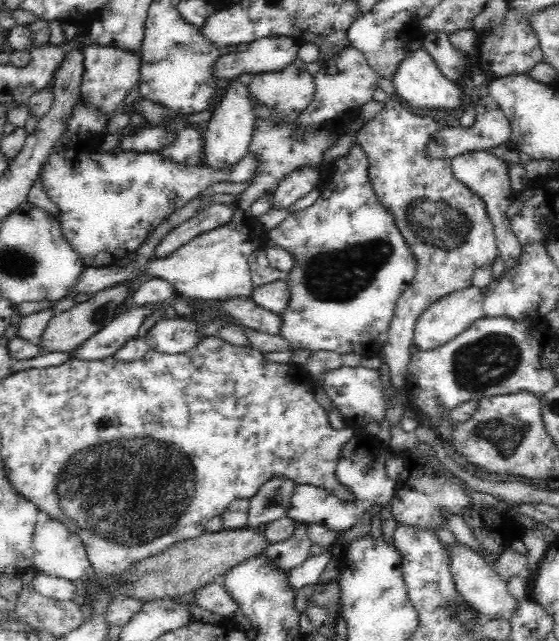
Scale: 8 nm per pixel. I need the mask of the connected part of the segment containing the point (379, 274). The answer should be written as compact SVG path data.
M357 141L350 145L349 152L346 155L336 158L332 163L334 164L332 176L330 176L330 180L323 182L323 188L315 202L302 210L288 214L280 224L268 230L270 244L287 250L295 260L294 268L289 272L286 280L291 298L281 315L283 318L281 335L282 338L285 338L294 348L310 350L312 353L316 351L334 351L342 355L352 354L352 352L354 352L354 354L360 354L363 358L376 358L380 356L381 351L386 346L389 337L388 329L398 298L400 298L402 292L411 286L410 282L412 282L414 276L416 276L416 259L408 243L404 240L400 229L396 226L394 217L390 214L390 211L379 202L371 183L368 181L368 159L366 153L362 150L362 147Z

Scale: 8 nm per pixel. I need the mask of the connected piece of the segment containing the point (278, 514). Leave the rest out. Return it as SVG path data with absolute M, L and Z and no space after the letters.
M274 476L270 480L266 480L258 492L255 492L249 501L249 512L247 526L257 528L261 524L268 525L269 523L275 522L282 518L288 518L288 512L291 507L291 496L294 492L294 487L298 485L293 480L286 478L286 476Z

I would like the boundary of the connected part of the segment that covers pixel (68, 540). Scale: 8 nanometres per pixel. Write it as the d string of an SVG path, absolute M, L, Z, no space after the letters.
M38 522L34 529L33 547L36 571L74 582L85 579L89 560L84 543L60 522Z

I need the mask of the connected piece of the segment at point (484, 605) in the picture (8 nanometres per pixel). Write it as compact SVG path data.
M448 545L450 555L450 572L455 582L456 590L463 600L473 606L478 614L488 619L504 619L511 622L519 600L509 593L508 583L505 582L494 568L488 567L484 559L466 545Z

